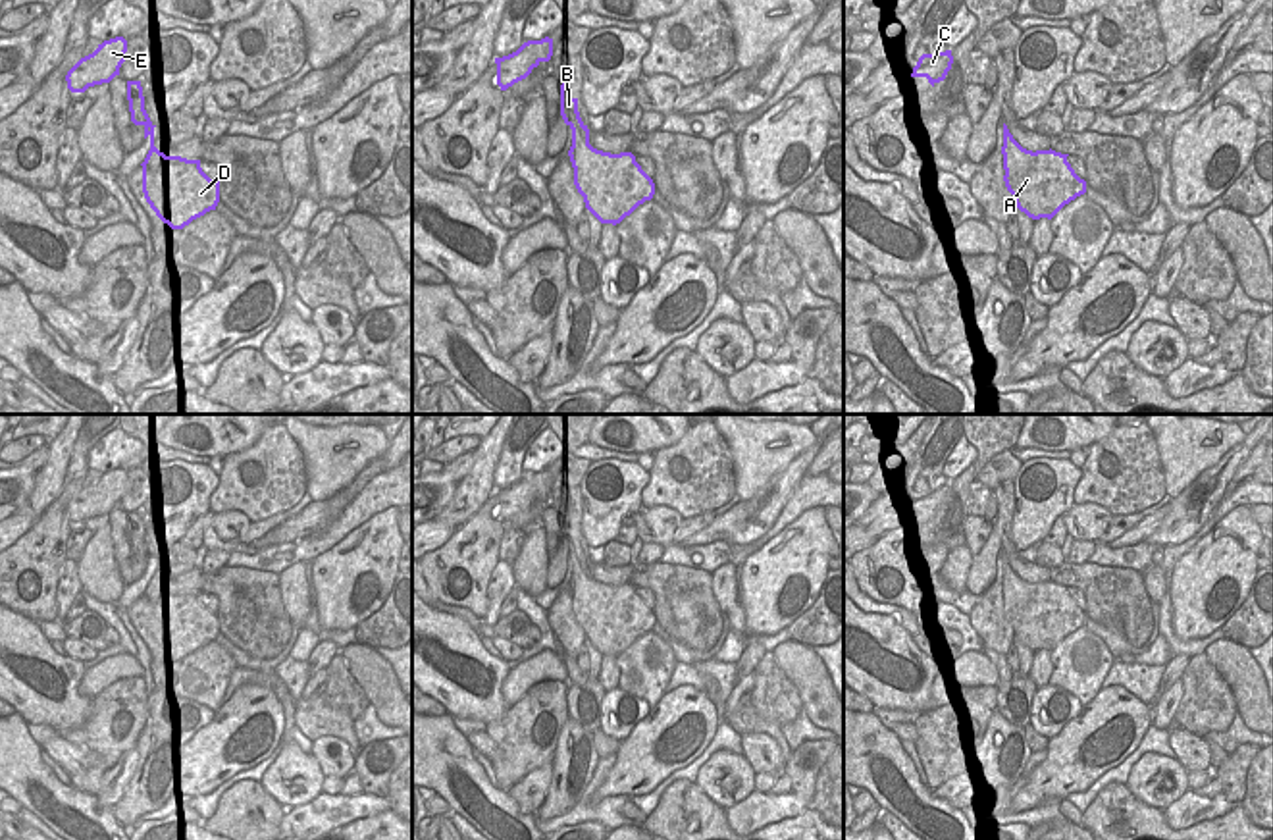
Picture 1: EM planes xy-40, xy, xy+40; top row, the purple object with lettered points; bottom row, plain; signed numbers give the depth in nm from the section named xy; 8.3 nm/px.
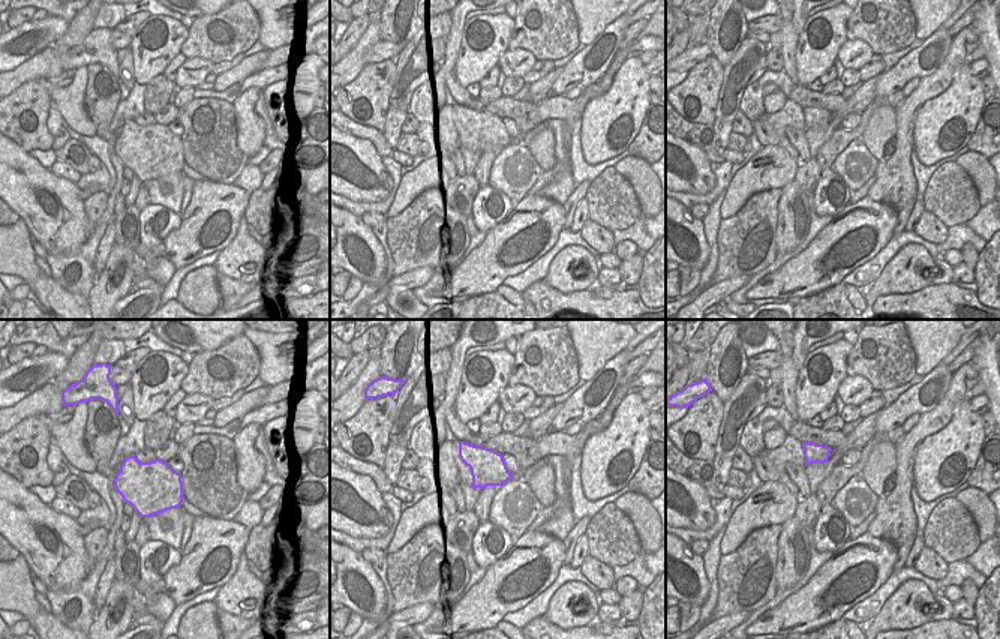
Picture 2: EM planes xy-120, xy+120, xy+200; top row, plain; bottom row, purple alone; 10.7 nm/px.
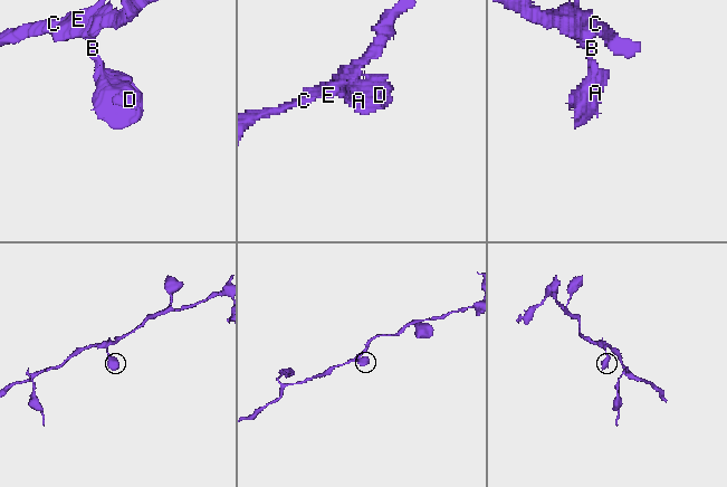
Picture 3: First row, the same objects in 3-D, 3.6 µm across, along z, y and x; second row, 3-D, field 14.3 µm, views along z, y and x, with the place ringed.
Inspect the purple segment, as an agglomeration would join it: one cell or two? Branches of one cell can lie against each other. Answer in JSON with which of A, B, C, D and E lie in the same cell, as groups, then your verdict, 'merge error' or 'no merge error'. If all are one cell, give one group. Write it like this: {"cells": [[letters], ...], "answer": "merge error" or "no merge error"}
{"cells": [["A", "B", "C", "D", "E"]], "answer": "no merge error"}

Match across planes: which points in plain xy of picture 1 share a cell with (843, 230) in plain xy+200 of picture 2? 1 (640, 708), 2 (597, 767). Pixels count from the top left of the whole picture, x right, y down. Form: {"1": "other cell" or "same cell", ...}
{"1": "other cell", "2": "other cell"}

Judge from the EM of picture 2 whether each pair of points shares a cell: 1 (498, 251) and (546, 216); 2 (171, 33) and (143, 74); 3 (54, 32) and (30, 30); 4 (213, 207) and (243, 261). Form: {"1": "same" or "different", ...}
{"1": "same", "2": "same", "3": "same", "4": "different"}

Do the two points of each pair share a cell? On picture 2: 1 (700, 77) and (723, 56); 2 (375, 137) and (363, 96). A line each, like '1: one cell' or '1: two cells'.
1: two cells
2: two cells

